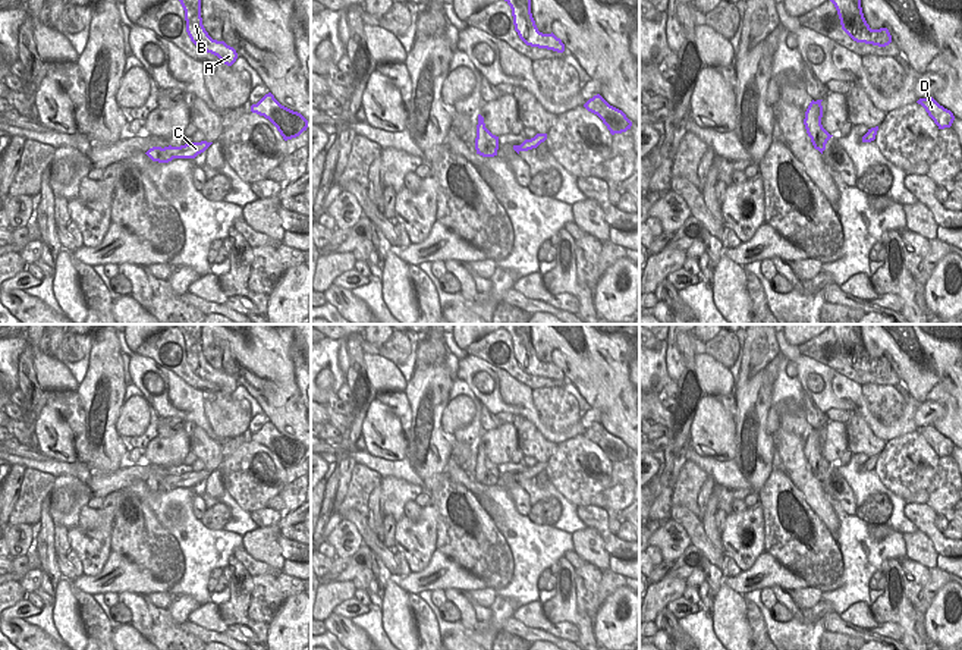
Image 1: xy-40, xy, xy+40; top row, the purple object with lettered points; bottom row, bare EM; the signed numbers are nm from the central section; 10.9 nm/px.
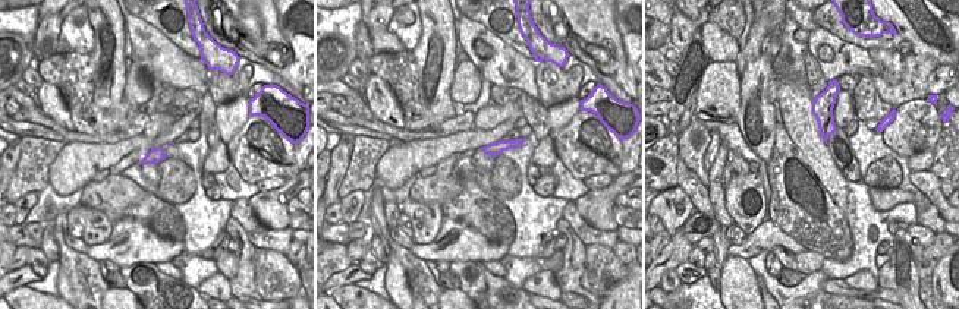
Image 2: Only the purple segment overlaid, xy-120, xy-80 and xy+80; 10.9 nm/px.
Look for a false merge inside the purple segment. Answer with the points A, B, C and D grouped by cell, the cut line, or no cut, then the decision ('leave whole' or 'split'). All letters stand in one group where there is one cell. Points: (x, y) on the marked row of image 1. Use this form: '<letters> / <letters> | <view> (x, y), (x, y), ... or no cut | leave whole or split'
A B D / C | xy (477, 128), (483, 132), (486, 145), (496, 154) | split

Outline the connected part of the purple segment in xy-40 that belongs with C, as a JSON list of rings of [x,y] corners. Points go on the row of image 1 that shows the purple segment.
[[[201,141],[185,144],[180,147],[153,147],[145,154],[158,163],[169,163],[173,158],[195,158],[198,154],[204,153],[213,142]]]

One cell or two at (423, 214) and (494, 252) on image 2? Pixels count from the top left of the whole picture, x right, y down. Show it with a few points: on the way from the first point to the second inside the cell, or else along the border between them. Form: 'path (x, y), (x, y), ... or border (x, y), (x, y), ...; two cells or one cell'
border (443, 216), (440, 230), (430, 242), (414, 243); two cells

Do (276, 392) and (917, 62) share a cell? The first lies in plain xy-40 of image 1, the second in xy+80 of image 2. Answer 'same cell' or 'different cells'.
different cells

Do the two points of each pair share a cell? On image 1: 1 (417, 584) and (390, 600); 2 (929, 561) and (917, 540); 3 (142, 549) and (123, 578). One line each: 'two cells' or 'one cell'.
1: two cells
2: one cell
3: two cells

